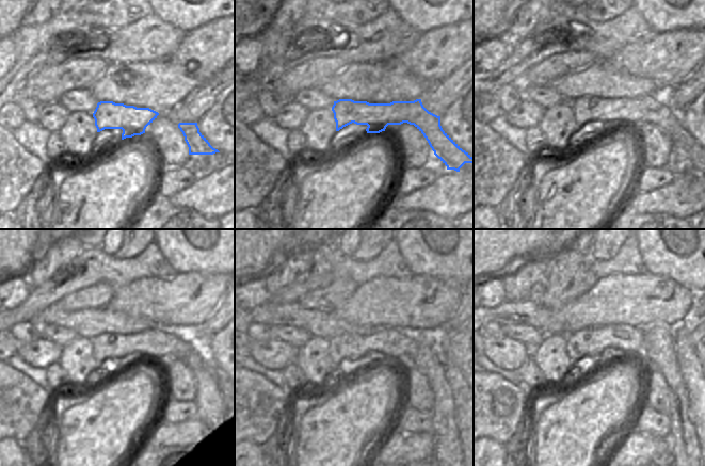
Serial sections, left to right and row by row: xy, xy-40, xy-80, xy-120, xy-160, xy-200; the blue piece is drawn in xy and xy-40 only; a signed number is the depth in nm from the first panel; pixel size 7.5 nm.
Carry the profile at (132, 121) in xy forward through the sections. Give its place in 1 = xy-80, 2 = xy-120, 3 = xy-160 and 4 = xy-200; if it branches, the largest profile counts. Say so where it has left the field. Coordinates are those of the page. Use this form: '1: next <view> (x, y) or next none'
1: next xy-80 (624, 113)
2: next xy-120 (157, 346)
3: next xy-160 (401, 344)
4: next xy-200 (589, 342)

